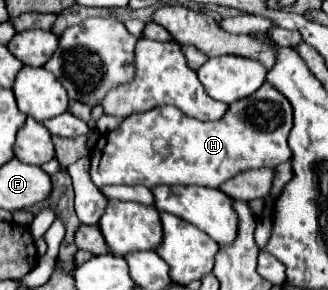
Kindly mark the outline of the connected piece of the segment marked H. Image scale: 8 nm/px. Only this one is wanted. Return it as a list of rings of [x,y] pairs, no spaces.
[[[264,84],[260,92],[254,92],[248,96],[248,100],[238,100],[236,104],[230,104],[228,116],[218,122],[200,122],[192,120],[190,116],[184,116],[178,108],[172,106],[160,106],[152,108],[148,112],[132,114],[120,124],[120,128],[102,134],[96,146],[92,148],[90,156],[90,178],[98,188],[114,186],[114,184],[126,184],[126,186],[148,186],[156,188],[160,184],[166,186],[206,186],[206,188],[220,188],[228,178],[236,176],[242,170],[248,168],[274,168],[282,162],[286,162],[292,156],[292,150],[288,146],[288,134],[294,124],[294,110],[288,98],[282,96],[272,84]]]

